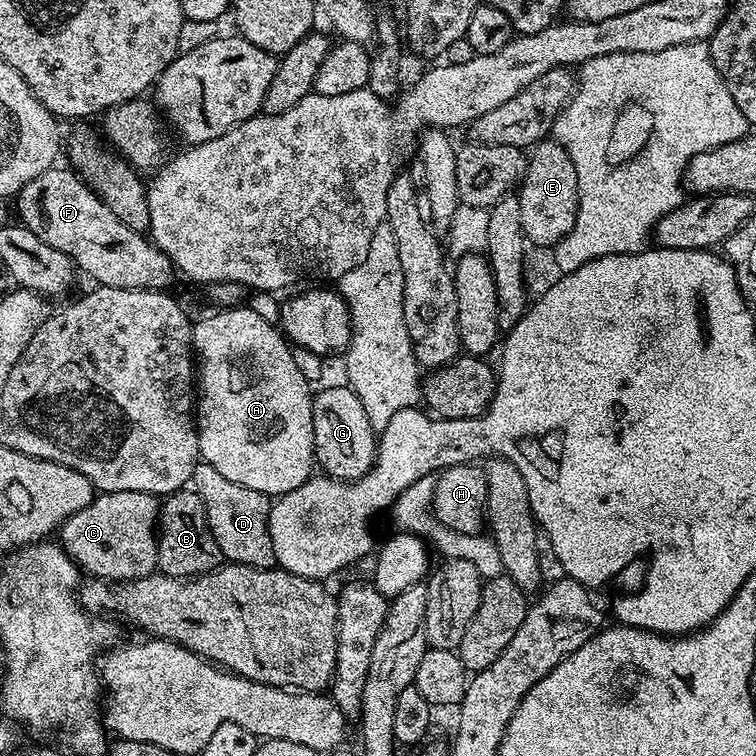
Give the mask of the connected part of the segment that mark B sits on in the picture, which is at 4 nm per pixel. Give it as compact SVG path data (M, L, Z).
M185 486L163 497L156 542L157 569L165 576L200 576L219 568L221 563L218 542L214 542L214 534L206 518L206 506L198 493Z

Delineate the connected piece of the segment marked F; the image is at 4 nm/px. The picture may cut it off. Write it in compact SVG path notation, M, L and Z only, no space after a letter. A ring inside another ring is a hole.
M60 167L47 168L16 193L14 212L20 215L18 220L22 227L30 230L30 234L38 234L46 246L62 250L62 254L69 256L79 271L81 268L90 279L96 280L92 282L99 287L151 292L171 289L172 259L145 233L130 230L71 167Z

